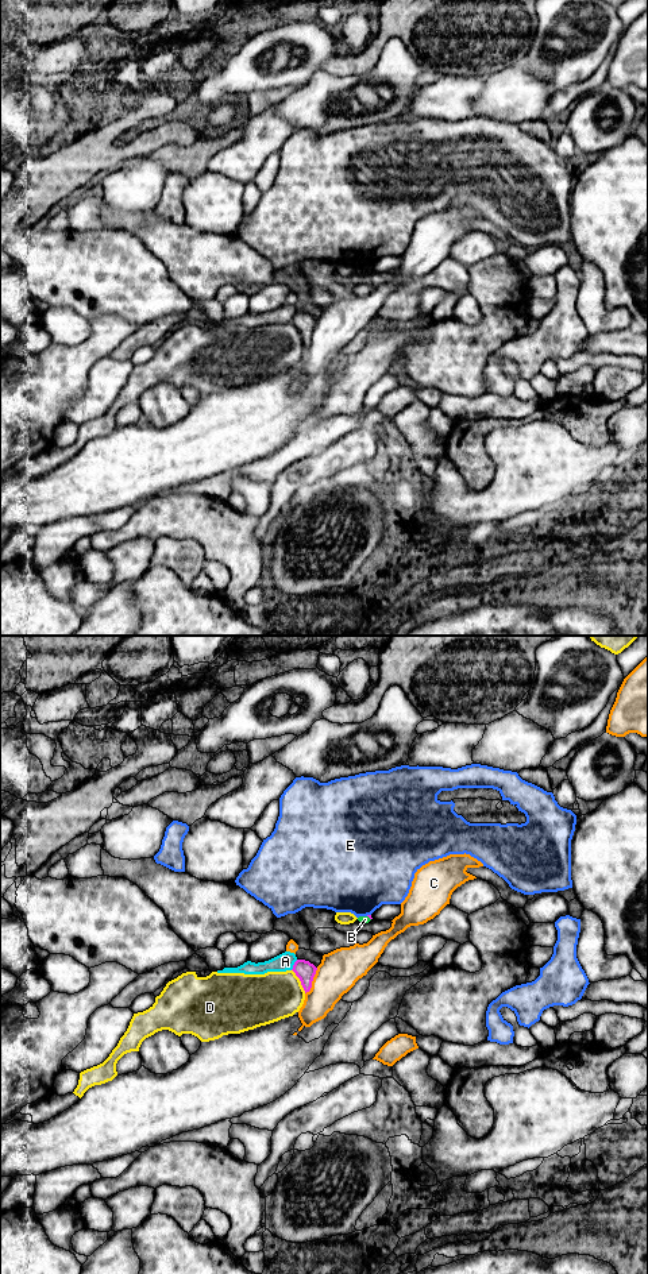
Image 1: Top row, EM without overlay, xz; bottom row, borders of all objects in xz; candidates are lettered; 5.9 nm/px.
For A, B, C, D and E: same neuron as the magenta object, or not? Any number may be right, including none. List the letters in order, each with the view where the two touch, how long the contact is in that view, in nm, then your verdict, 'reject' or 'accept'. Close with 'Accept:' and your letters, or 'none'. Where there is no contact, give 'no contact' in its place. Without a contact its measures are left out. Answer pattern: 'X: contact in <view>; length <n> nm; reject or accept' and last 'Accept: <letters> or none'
A: contact in xz; length 80 nm; reject
B: contact in xz; length 40 nm; reject
C: contact in xz; length 180 nm; reject
D: contact in xz; length 170 nm; reject
E: contact in xz; length 30 nm; reject
Accept: none

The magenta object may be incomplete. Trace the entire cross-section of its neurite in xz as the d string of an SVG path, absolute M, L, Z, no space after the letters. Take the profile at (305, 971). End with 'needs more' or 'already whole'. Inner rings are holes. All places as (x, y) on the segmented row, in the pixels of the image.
M297 960L294 962L292 970L300 978L301 985L302 985L305 993L309 992L310 988L312 988L312 981L313 981L313 977L316 974L317 968L313 964L310 964L309 961Z; already whole

